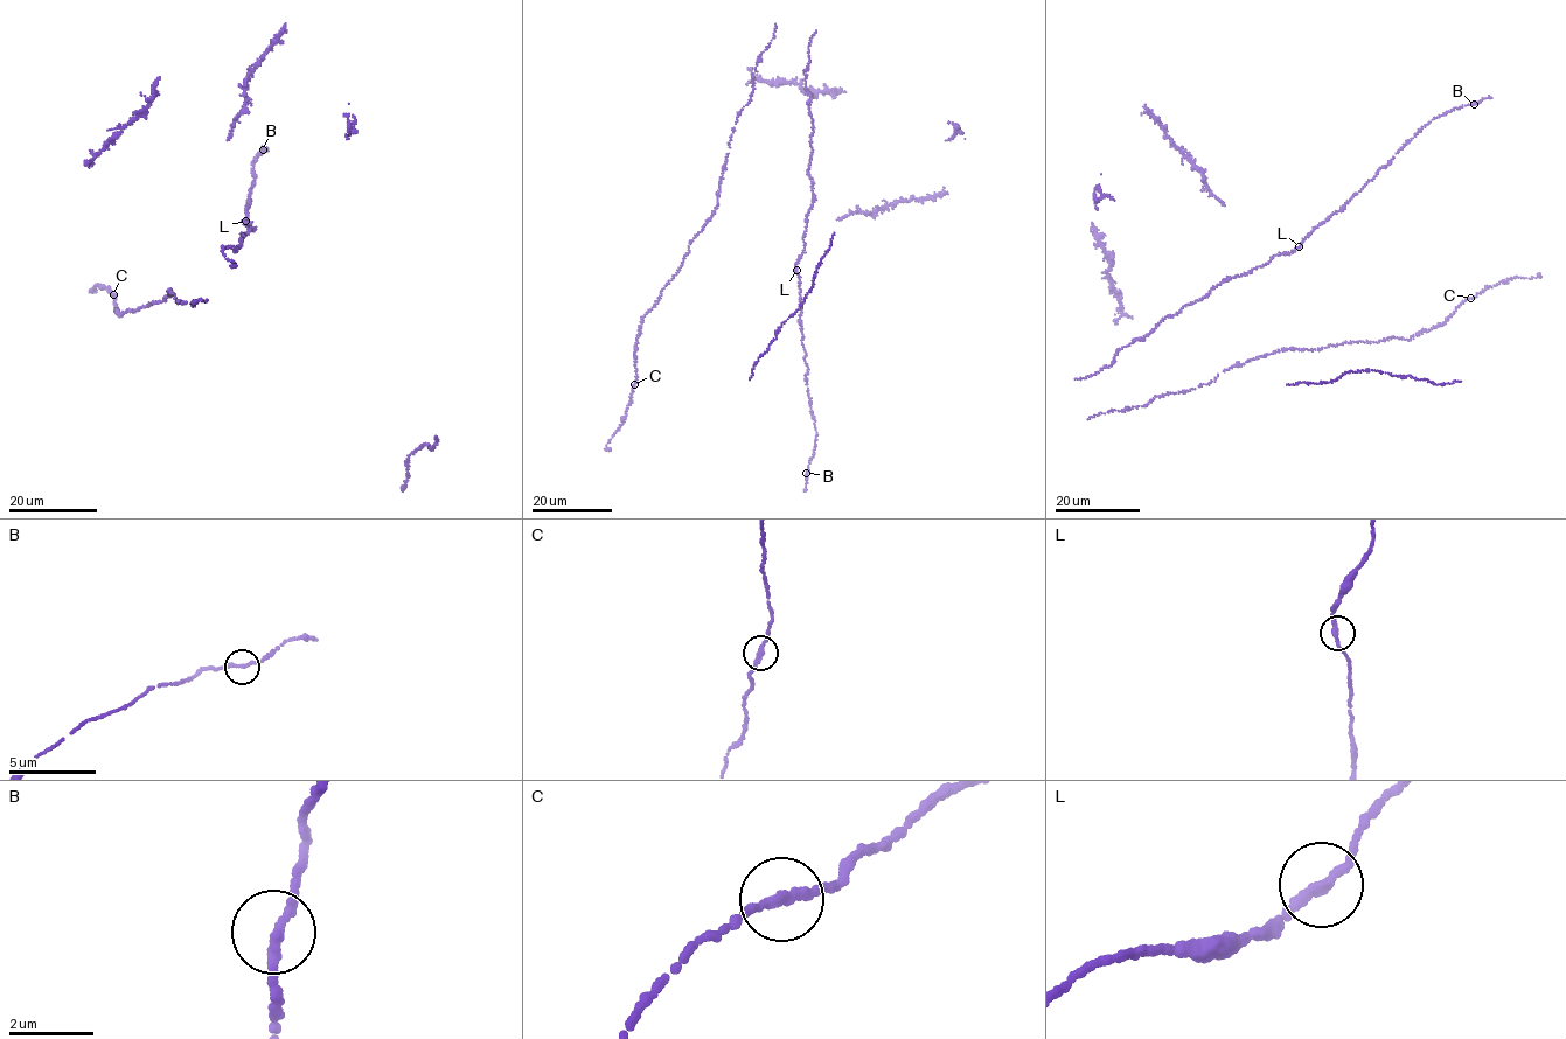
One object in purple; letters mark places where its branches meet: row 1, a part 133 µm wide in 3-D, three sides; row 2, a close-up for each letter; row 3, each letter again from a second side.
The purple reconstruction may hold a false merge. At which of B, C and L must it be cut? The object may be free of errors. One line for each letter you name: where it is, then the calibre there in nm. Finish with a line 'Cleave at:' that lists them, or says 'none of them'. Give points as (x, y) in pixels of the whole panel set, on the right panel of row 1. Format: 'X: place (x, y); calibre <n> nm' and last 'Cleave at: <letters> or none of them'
Cleave at: none of them

